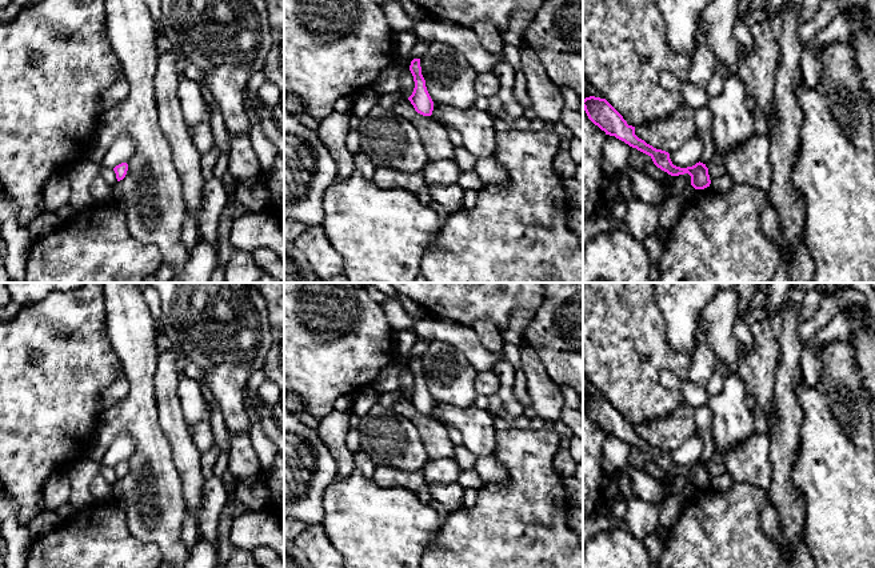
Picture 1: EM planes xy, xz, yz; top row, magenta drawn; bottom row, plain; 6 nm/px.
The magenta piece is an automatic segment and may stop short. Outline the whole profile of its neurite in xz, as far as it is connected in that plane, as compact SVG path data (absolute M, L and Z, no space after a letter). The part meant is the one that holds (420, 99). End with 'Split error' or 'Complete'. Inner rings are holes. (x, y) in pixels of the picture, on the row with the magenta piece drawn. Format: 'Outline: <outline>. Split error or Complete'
Outline: M413 59L411 61L409 71L413 76L415 88L408 100L417 113L431 116L433 111L433 101L427 91L425 80L421 75L420 59Z. Complete

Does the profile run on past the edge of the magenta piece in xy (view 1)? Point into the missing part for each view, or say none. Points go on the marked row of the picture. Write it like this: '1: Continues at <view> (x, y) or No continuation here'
1: No continuation here

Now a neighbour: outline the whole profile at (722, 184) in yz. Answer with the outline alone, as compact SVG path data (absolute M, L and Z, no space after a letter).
M720 175L711 180L710 189L716 193L727 193L734 187L734 181L728 175Z

